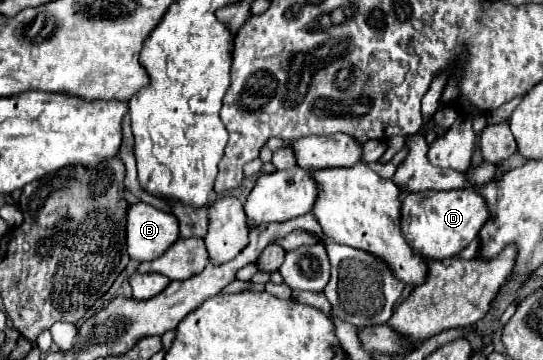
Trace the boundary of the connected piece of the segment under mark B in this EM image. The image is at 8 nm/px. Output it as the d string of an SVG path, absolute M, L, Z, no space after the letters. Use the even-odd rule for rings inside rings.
M147 203L127 211L127 251L135 261L153 261L179 239L179 221L173 213Z

